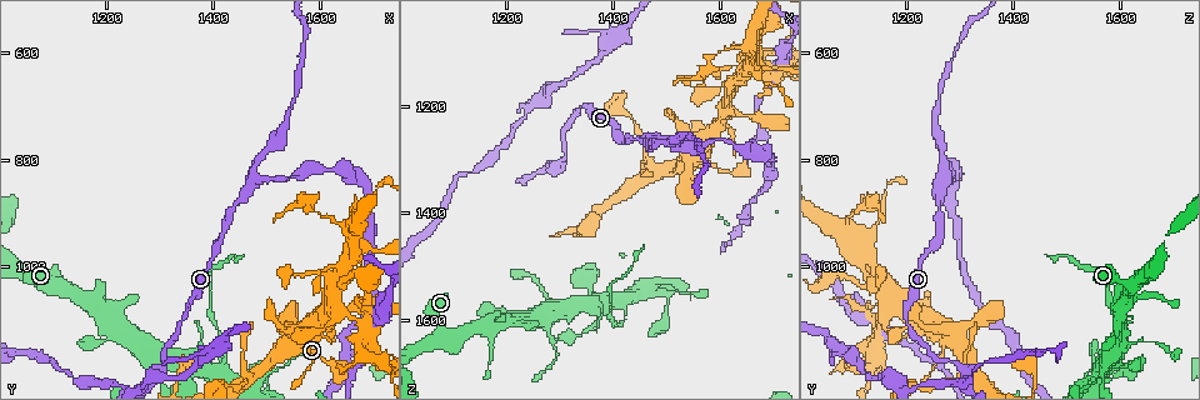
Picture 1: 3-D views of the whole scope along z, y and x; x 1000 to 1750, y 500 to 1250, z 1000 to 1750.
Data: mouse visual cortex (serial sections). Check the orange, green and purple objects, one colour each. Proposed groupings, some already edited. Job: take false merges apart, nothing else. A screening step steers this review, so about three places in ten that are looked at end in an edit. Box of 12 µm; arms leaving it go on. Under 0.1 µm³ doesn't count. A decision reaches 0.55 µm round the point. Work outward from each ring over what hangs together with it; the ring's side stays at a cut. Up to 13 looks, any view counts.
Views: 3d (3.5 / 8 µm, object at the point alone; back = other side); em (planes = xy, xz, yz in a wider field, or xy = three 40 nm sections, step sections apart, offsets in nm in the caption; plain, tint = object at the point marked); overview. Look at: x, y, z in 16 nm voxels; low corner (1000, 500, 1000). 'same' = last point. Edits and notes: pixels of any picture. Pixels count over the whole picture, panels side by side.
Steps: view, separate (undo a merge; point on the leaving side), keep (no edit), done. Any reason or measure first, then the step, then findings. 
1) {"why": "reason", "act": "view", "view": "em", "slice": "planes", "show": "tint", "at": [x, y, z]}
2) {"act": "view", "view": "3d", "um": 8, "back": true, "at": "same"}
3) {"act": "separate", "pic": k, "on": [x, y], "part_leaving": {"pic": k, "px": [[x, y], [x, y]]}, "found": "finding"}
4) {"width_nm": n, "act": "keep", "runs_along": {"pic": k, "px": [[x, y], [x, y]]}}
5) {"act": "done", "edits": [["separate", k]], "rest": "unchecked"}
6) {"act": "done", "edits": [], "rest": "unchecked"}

{"why": "thin neck", "act": "view", "view": "em", "slice": "xy", "step": 5, "show": "tint", "at": [1355, 1090, 1200]}

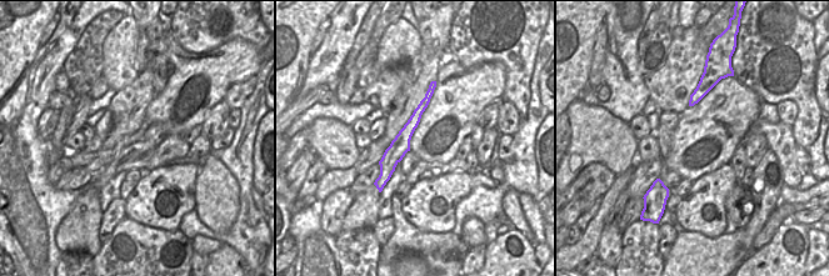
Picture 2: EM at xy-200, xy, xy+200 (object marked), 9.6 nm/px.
{"act": "view", "view": "3d", "um": 3.5, "at": "same"}

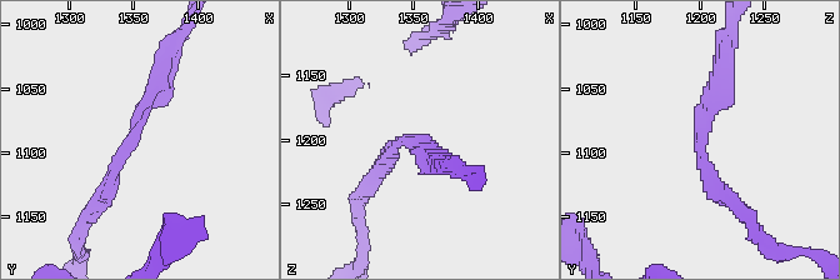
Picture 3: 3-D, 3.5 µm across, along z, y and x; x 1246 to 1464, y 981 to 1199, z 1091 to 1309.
{"act": "keep", "runs_along": {"pic": 2, "px": [[425, 101], [389, 160], [381, 181]]}, "found": "one cell here"}

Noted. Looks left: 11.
{"act": "view", "view": "em", "slice": "xy", "step": 2, "show": "tint", "at": [1305, 1185, 1295]}

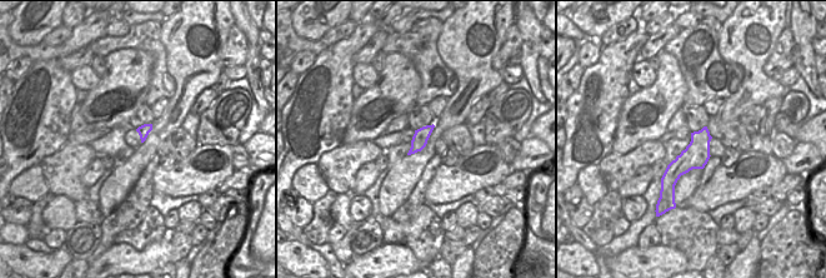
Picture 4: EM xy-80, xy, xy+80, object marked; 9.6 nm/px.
{"why": "see where the arms go", "act": "view", "view": "3d", "um": 3.5, "at": "same"}

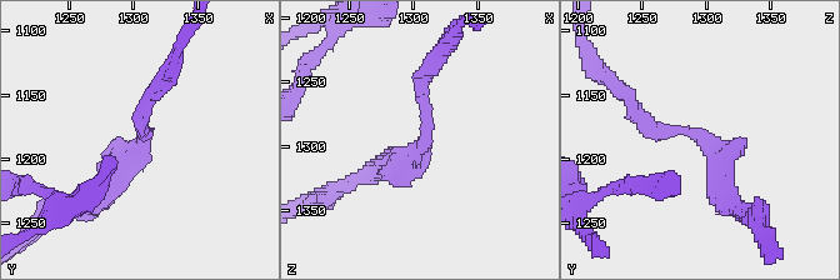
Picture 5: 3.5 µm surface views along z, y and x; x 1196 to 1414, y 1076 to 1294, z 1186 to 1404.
{"act": "keep", "runs_along": {"pic": 5, "px": [[634, 105], [660, 133], [701, 136], [733, 205]]}, "found": "all the same cell"}

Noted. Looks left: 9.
{"why": "calibre changes", "act": "view", "view": "3d", "um": 8, "at": [1285, 1185, 1580]}

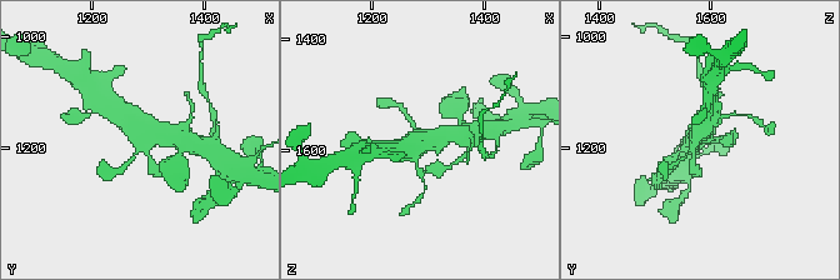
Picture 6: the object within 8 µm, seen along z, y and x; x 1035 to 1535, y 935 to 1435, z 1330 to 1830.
{"act": "view", "view": "3d", "um": 3.5, "at": [1290, 1185, 1580]}

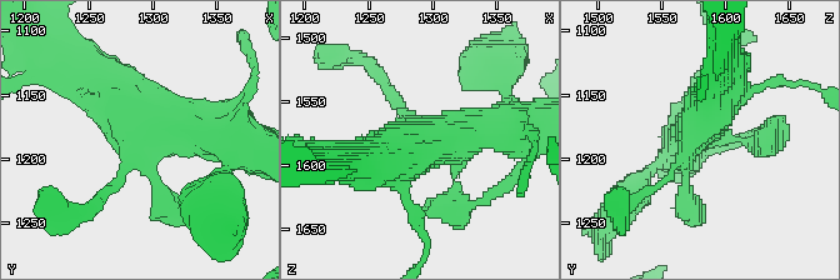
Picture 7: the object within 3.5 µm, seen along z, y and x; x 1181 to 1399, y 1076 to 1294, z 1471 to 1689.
{"act": "keep", "runs_along": {"pic": 7, "px": [[78, 68], [135, 114], [215, 140]]}, "found": "continuous, no second cell"}

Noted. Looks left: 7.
{"why": "thick turns thin", "act": "view", "view": "3d", "um": 3.5, "at": [1420, 1160, 1595]}

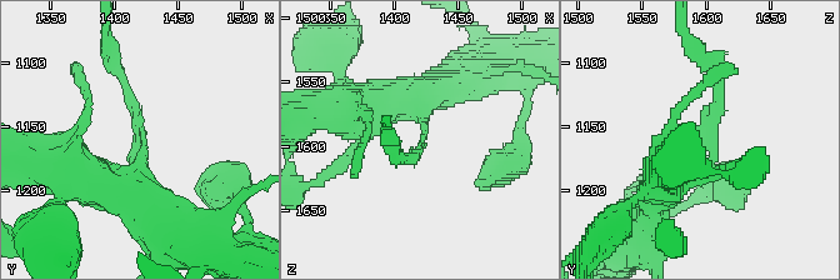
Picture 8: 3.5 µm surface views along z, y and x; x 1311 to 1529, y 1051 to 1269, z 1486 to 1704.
{"act": "view", "view": "em", "slice": "xy", "step": 3, "show": "plain", "at": [1426, 1160, 1590]}

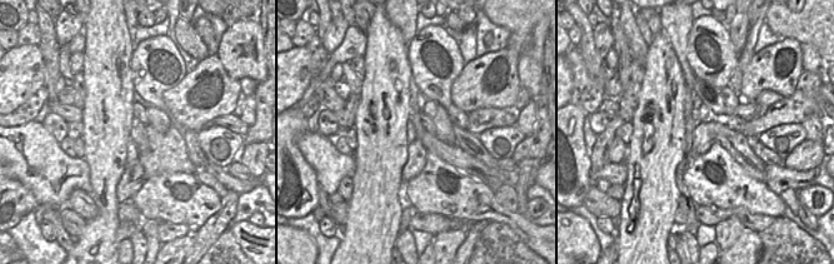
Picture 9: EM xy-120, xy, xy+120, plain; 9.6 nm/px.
{"act": "view", "view": "em", "slice": "xy", "step": 3, "show": "tint", "at": "same"}

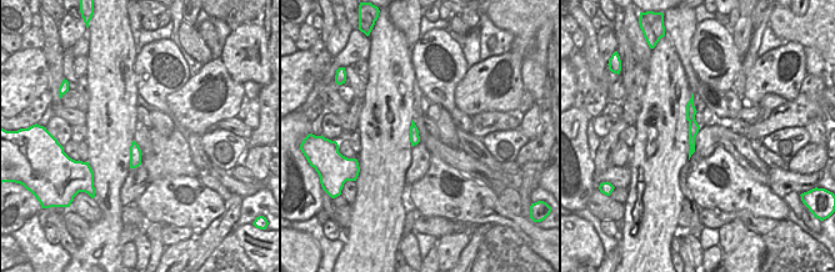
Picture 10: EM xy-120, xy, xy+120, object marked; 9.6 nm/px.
{"act": "separate", "pic": 8, "on": [118, 69], "part_leaving": {"pic": 8, "px": [[418, 150], [395, 154], [386, 125]]}, "found": "a second cell is stuck on"}

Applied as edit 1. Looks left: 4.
{"why": "arms part here", "act": "view", "view": "3d", "um": 3.5, "at": [1480, 840, 1265]}

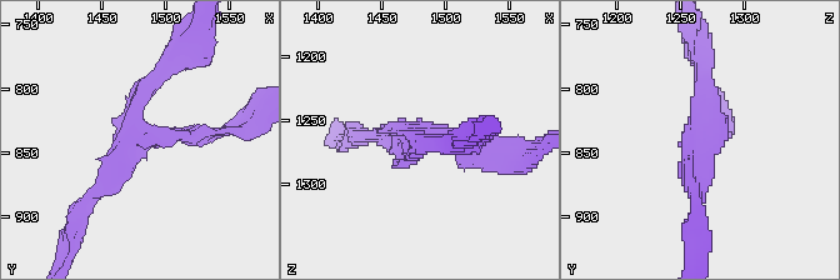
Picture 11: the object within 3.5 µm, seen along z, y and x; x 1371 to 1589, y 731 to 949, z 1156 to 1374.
{"arms": 3, "arm_widths_nm": [200, 200, 250], "act": "view", "view": "em", "slice": "planes", "show": "tint", "at": [1478, 838, 1262]}

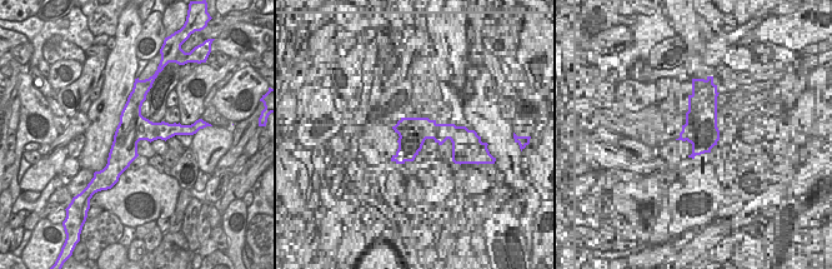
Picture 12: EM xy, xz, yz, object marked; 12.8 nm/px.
{"act": "view", "view": "em", "slice": "xy", "step": 5, "show": "tint", "at": "same"}

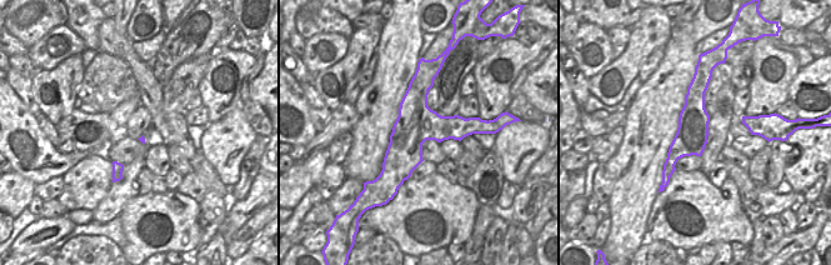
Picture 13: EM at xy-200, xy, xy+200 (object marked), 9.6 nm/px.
{"act": "keep", "runs_along": {"pic": 13, "px": [[426, 76], [399, 180]]}, "found": "all the same cell"}

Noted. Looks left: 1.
{"act": "done", "edits": [["separate", 8]], "rest": "unchecked"}

